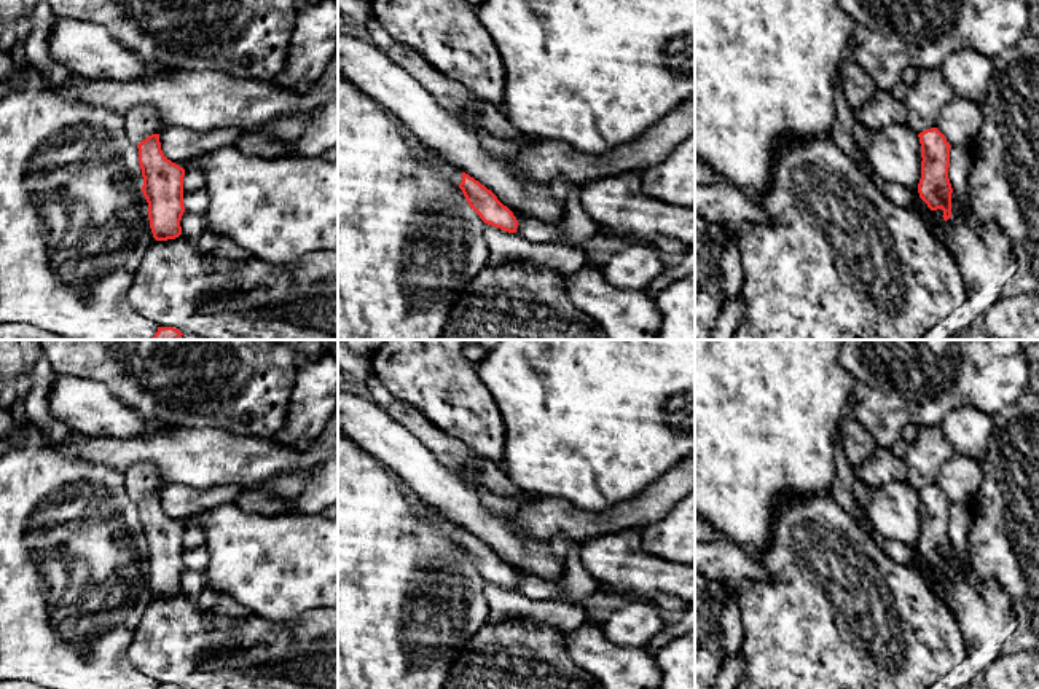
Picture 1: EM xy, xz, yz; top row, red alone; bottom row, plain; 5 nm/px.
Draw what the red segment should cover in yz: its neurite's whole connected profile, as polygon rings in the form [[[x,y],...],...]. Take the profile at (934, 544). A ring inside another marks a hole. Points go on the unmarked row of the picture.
[[[931,485],[918,491],[921,501],[921,536],[918,541],[919,555],[931,568],[942,566],[943,577],[951,574],[951,541],[948,536],[950,506],[945,493]]]

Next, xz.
[[[387,469],[387,472],[390,478],[398,485],[405,498],[410,501],[414,514],[440,533],[448,533],[454,539],[454,542],[462,547],[469,563],[480,573],[484,581],[508,590],[516,590],[516,585],[520,582],[516,574],[507,563],[504,563],[497,557],[497,553],[491,547],[488,547],[484,542],[481,542],[478,537],[462,530],[461,526],[448,522],[437,510],[429,509],[413,491],[410,491],[400,482],[395,472],[392,472],[390,469]]]

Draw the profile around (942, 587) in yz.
[[[918,544],[913,550],[910,566],[951,611],[966,643],[966,659],[927,689],[964,689],[1002,654],[1004,643],[1017,630],[1012,598],[998,582],[977,579],[969,563],[955,549],[951,574],[947,579],[942,566],[931,568],[919,555]]]

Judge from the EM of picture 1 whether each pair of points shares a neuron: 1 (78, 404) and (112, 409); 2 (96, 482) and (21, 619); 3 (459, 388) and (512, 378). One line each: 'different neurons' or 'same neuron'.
1: same neuron
2: same neuron
3: different neurons

